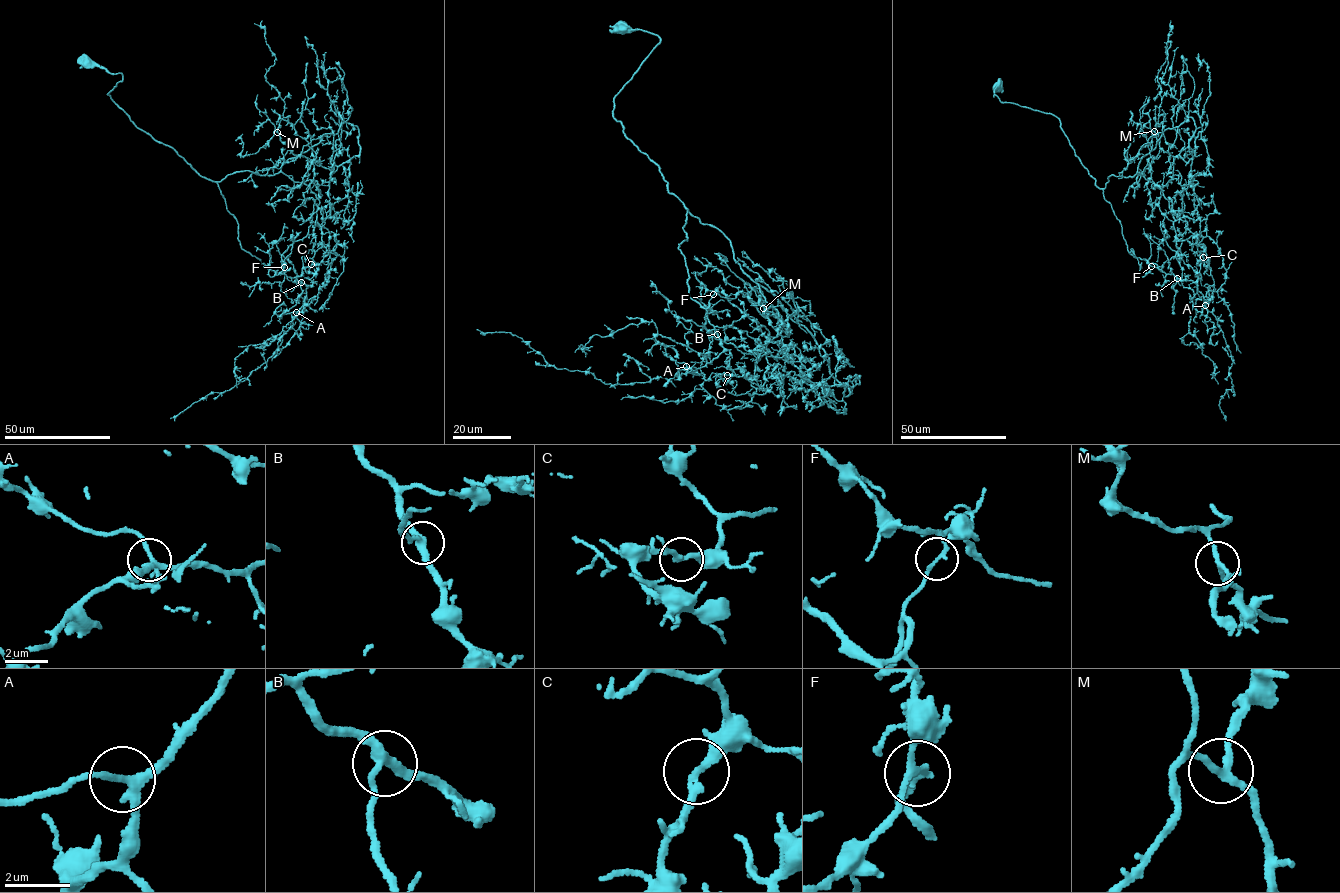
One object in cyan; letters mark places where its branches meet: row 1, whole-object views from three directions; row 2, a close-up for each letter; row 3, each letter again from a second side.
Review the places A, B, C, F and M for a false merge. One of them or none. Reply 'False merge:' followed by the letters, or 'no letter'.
False merge: no letter

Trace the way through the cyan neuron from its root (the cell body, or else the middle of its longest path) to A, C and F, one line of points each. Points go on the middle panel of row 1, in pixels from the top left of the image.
A: (621, 28), (660, 40), (612, 115), (687, 210), (677, 247), (688, 294), (724, 349), (686, 366)
C: (621, 28), (660, 40), (612, 115), (778, 312), (754, 378), (727, 375)
F: (621, 28), (660, 40), (612, 115), (687, 210), (677, 247), (688, 294), (707, 308), (713, 294)

